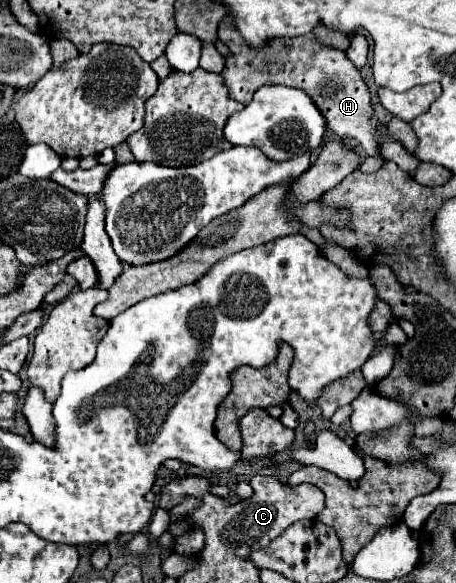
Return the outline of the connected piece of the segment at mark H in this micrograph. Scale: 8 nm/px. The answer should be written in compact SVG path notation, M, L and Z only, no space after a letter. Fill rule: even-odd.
M228 16L218 26L218 38L232 50L232 56L226 58L226 68L222 70L222 74L234 100L248 104L252 100L252 94L264 84L284 84L300 88L316 102L316 106L326 118L328 128L336 136L358 140L368 156L378 154L374 128L378 128L380 124L372 116L368 88L360 78L358 68L348 62L344 52L318 44L312 34L296 38L274 38L264 50L256 52L236 32L232 18Z

